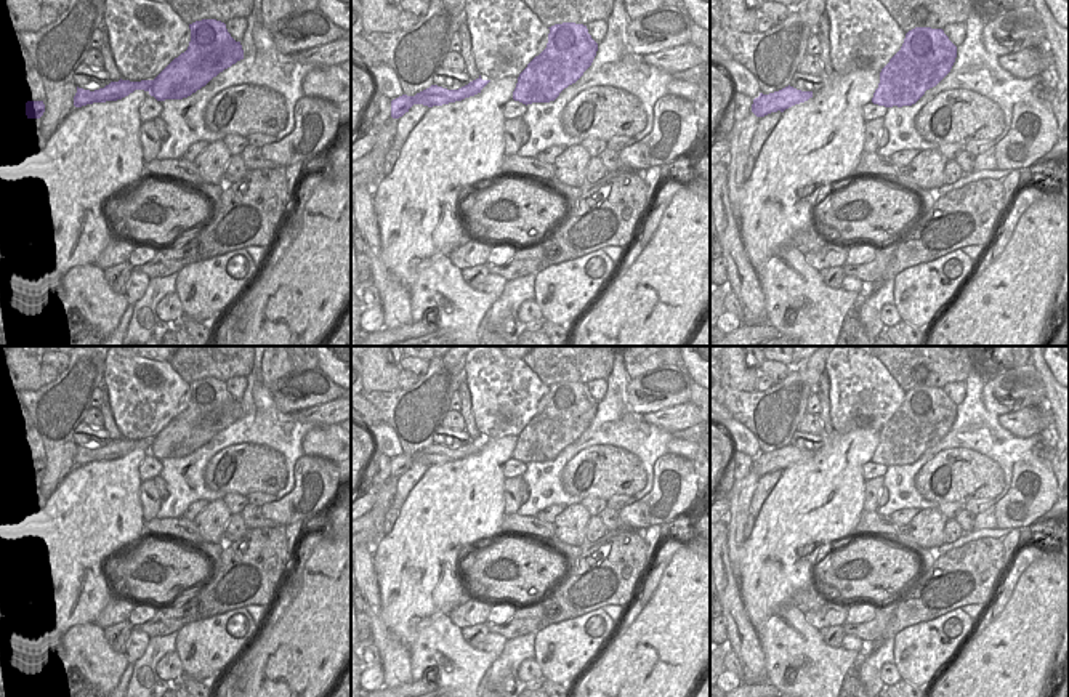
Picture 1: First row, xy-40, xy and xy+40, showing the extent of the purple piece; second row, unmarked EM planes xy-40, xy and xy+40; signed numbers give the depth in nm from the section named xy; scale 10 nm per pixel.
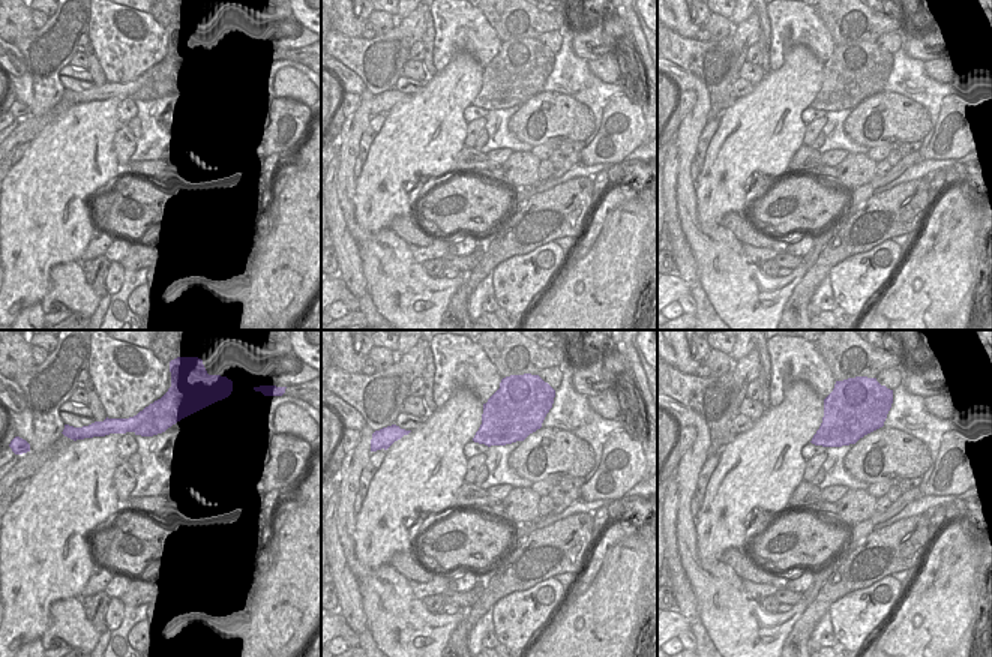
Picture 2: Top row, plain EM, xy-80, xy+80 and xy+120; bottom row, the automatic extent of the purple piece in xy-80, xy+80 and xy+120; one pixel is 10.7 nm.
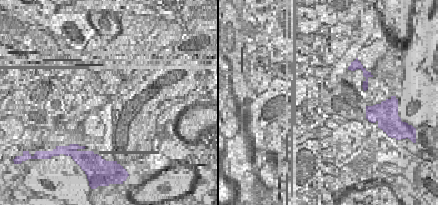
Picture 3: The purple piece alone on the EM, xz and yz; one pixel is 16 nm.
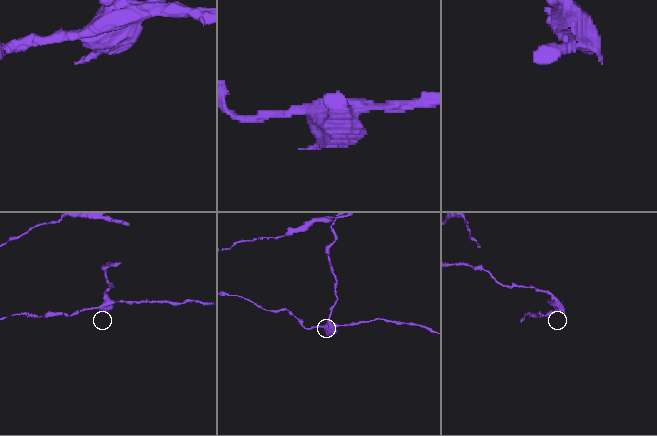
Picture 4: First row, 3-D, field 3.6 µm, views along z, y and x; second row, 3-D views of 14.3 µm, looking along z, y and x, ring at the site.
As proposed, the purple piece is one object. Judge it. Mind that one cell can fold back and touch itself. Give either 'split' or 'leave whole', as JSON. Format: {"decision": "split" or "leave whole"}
{"decision": "split"}

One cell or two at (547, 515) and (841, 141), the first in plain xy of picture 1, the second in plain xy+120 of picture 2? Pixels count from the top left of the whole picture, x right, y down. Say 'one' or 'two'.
two

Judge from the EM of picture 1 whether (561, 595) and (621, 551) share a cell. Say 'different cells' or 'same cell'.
same cell

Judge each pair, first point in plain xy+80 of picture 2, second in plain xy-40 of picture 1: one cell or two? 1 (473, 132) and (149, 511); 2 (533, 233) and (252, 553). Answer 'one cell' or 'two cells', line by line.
1: one cell
2: one cell

